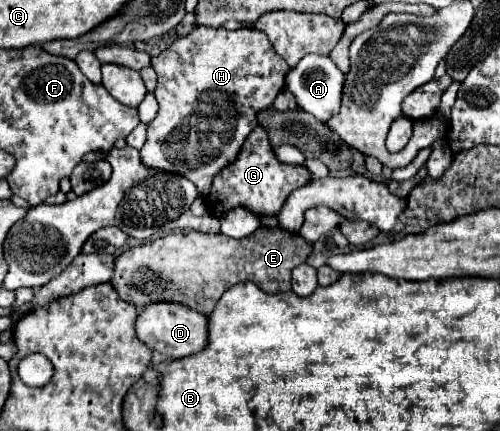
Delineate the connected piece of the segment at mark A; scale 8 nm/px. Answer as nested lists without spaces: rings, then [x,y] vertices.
[[[305,55],[293,69],[289,69],[289,75],[287,75],[287,81],[285,81],[285,89],[289,89],[295,95],[297,105],[301,109],[311,113],[319,121],[327,123],[329,117],[337,115],[337,109],[341,105],[343,73],[325,55]]]

